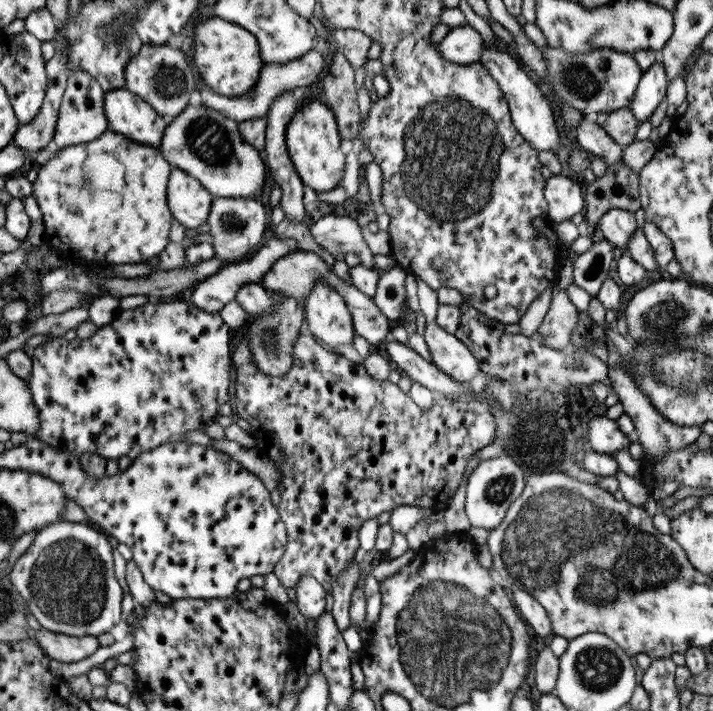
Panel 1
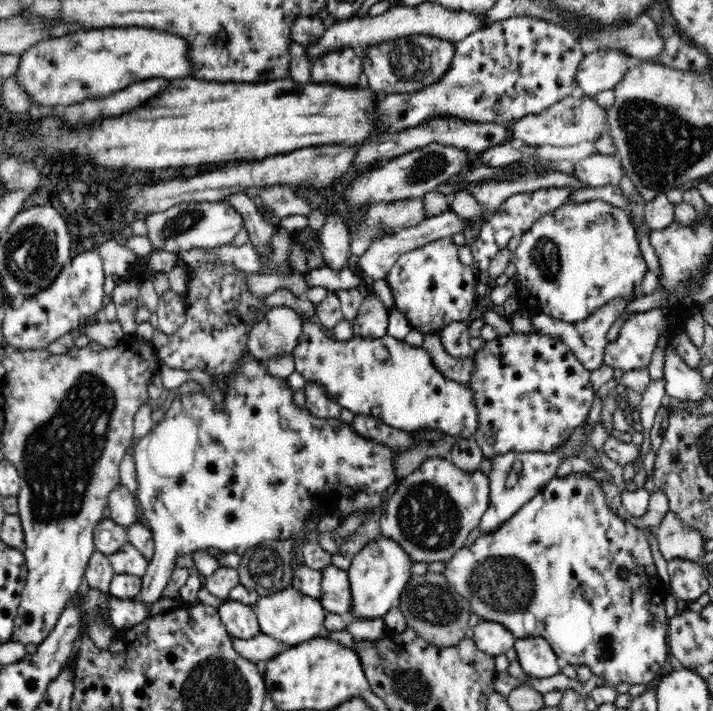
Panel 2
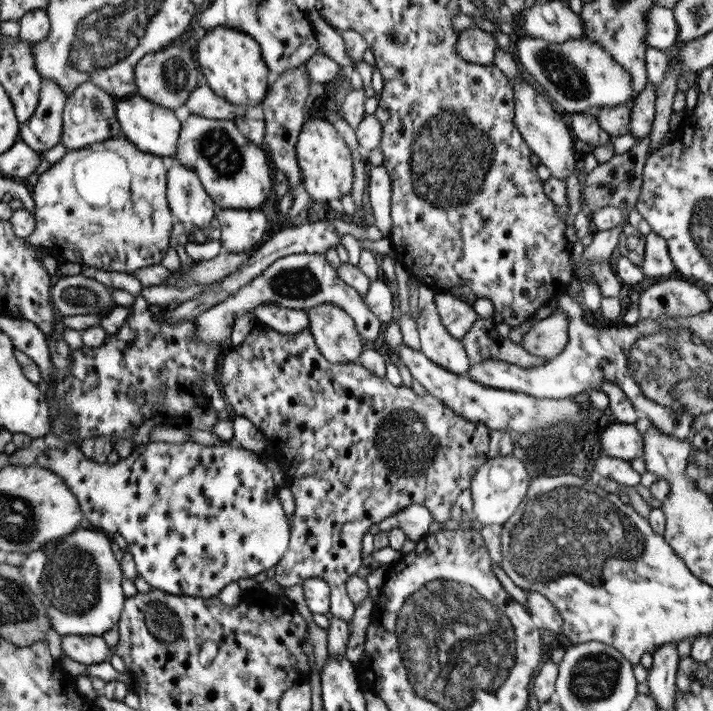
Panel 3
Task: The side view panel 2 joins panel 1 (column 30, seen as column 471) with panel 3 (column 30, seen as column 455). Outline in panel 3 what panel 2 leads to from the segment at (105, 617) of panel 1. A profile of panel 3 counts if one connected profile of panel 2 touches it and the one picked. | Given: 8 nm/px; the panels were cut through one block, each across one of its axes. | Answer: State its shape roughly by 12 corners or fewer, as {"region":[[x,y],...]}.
{"region":[[80,525],[23,558],[60,636],[101,636],[126,598],[110,536]]}

